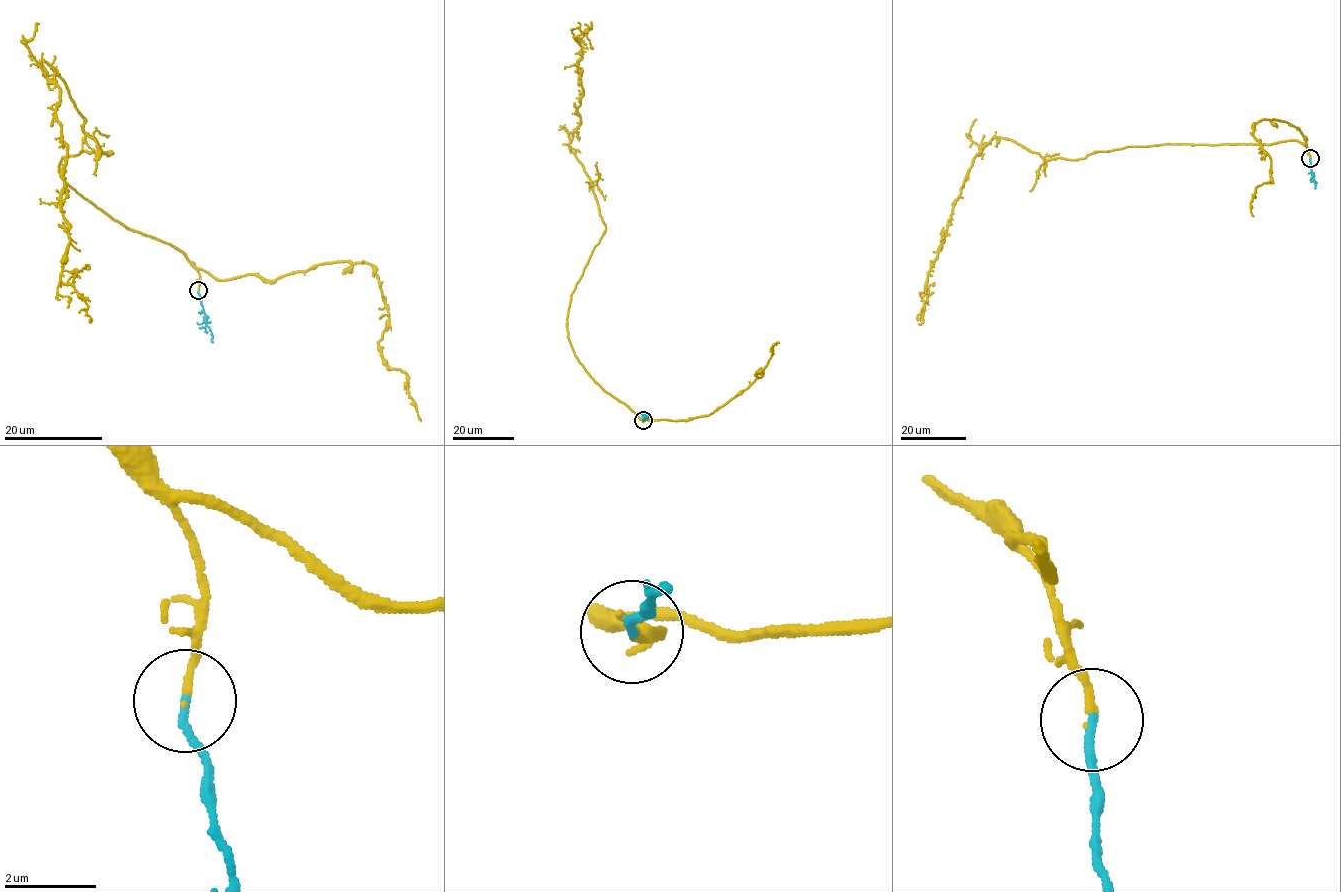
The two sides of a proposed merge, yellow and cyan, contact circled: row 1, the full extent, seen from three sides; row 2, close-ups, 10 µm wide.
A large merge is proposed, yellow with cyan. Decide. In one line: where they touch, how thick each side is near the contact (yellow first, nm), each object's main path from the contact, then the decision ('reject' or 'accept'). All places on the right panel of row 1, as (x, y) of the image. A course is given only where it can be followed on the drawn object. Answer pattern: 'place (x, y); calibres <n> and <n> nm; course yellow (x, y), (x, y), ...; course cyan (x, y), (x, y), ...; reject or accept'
place (1310, 158); calibres 160 and 180 nm; course yellow (1310, 158), (1294, 140), (1128, 146), (1046, 160), (993, 137), (973, 159), (955, 202), (918, 323); course cyan (1310, 158), (1315, 188); accept

